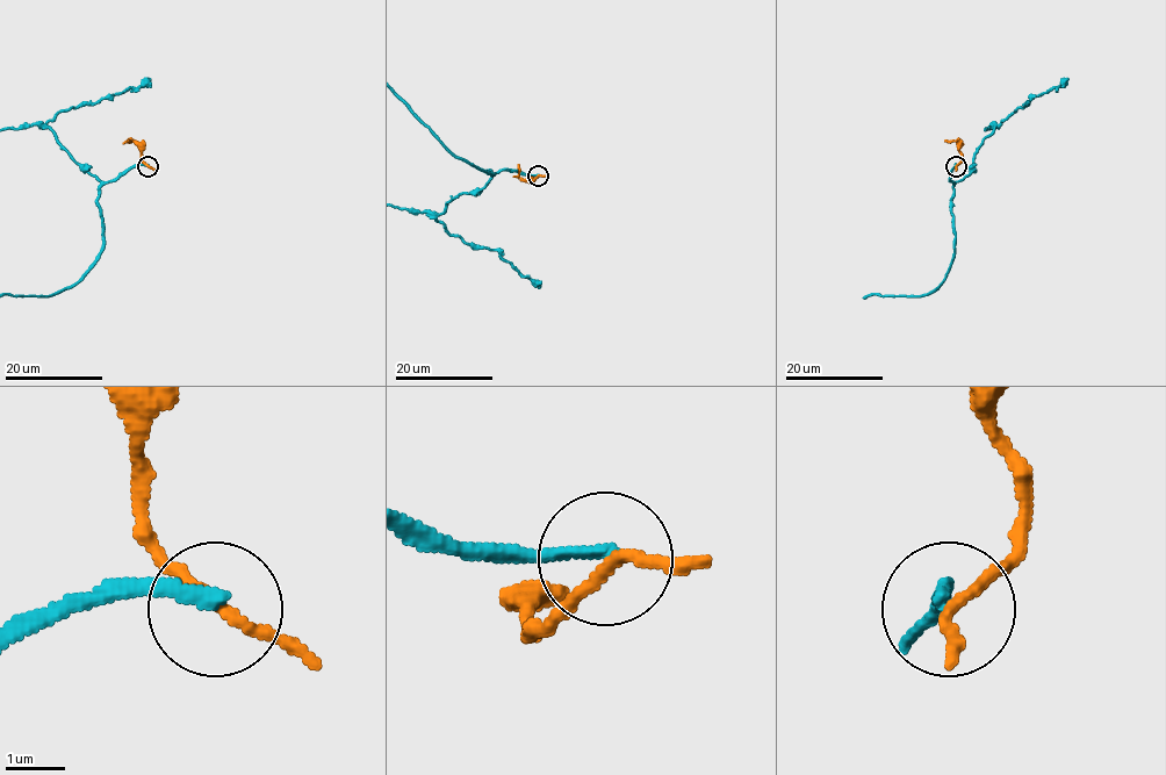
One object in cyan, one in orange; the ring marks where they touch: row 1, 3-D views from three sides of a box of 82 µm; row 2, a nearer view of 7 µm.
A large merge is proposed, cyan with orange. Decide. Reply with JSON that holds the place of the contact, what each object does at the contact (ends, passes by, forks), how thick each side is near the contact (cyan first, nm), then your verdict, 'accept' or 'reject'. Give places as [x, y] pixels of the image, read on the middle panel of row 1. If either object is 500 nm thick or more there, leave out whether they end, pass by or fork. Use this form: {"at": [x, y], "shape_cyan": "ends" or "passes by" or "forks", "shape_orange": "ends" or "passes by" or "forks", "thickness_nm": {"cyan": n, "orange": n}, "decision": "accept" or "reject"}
{"at": [538, 176], "shape_cyan": "ends", "shape_orange": "passes by", "thickness_nm": {"cyan": 240, "orange": 170}, "decision": "reject"}

